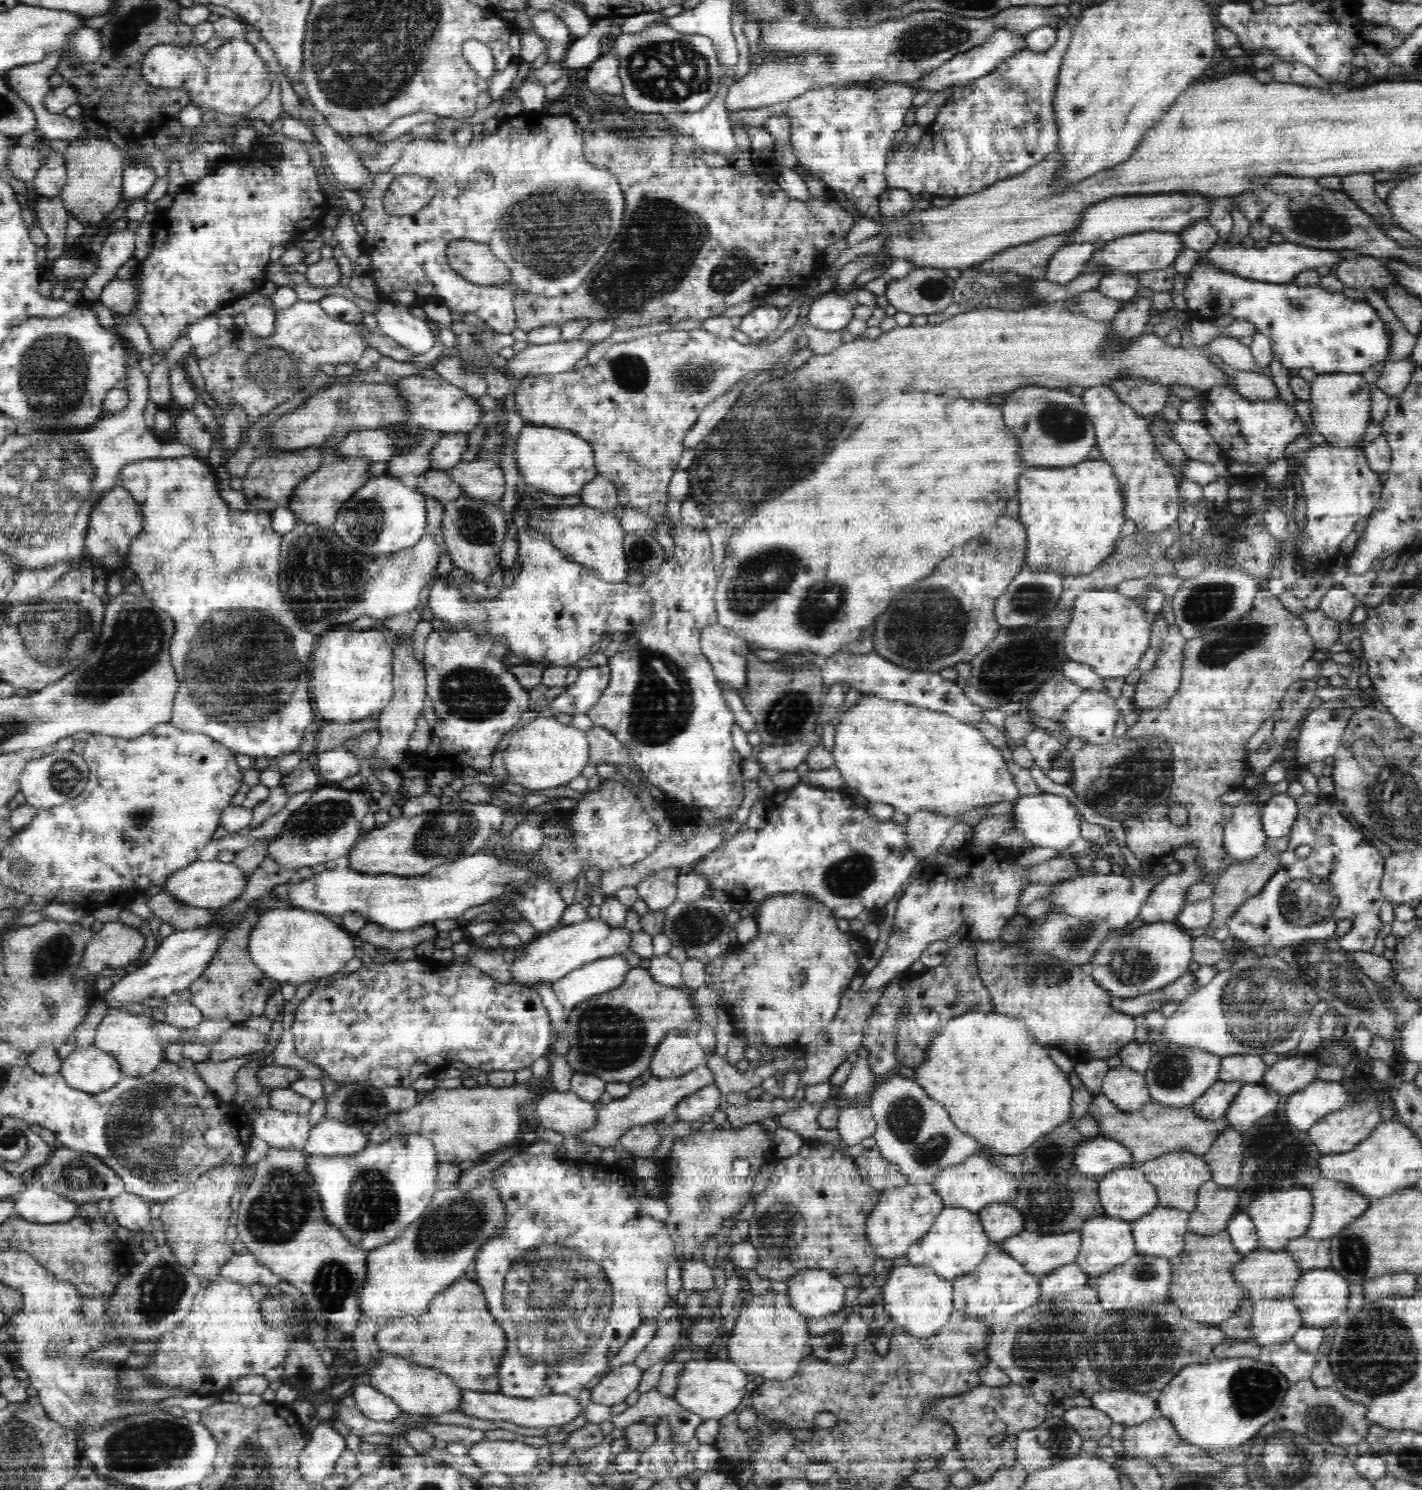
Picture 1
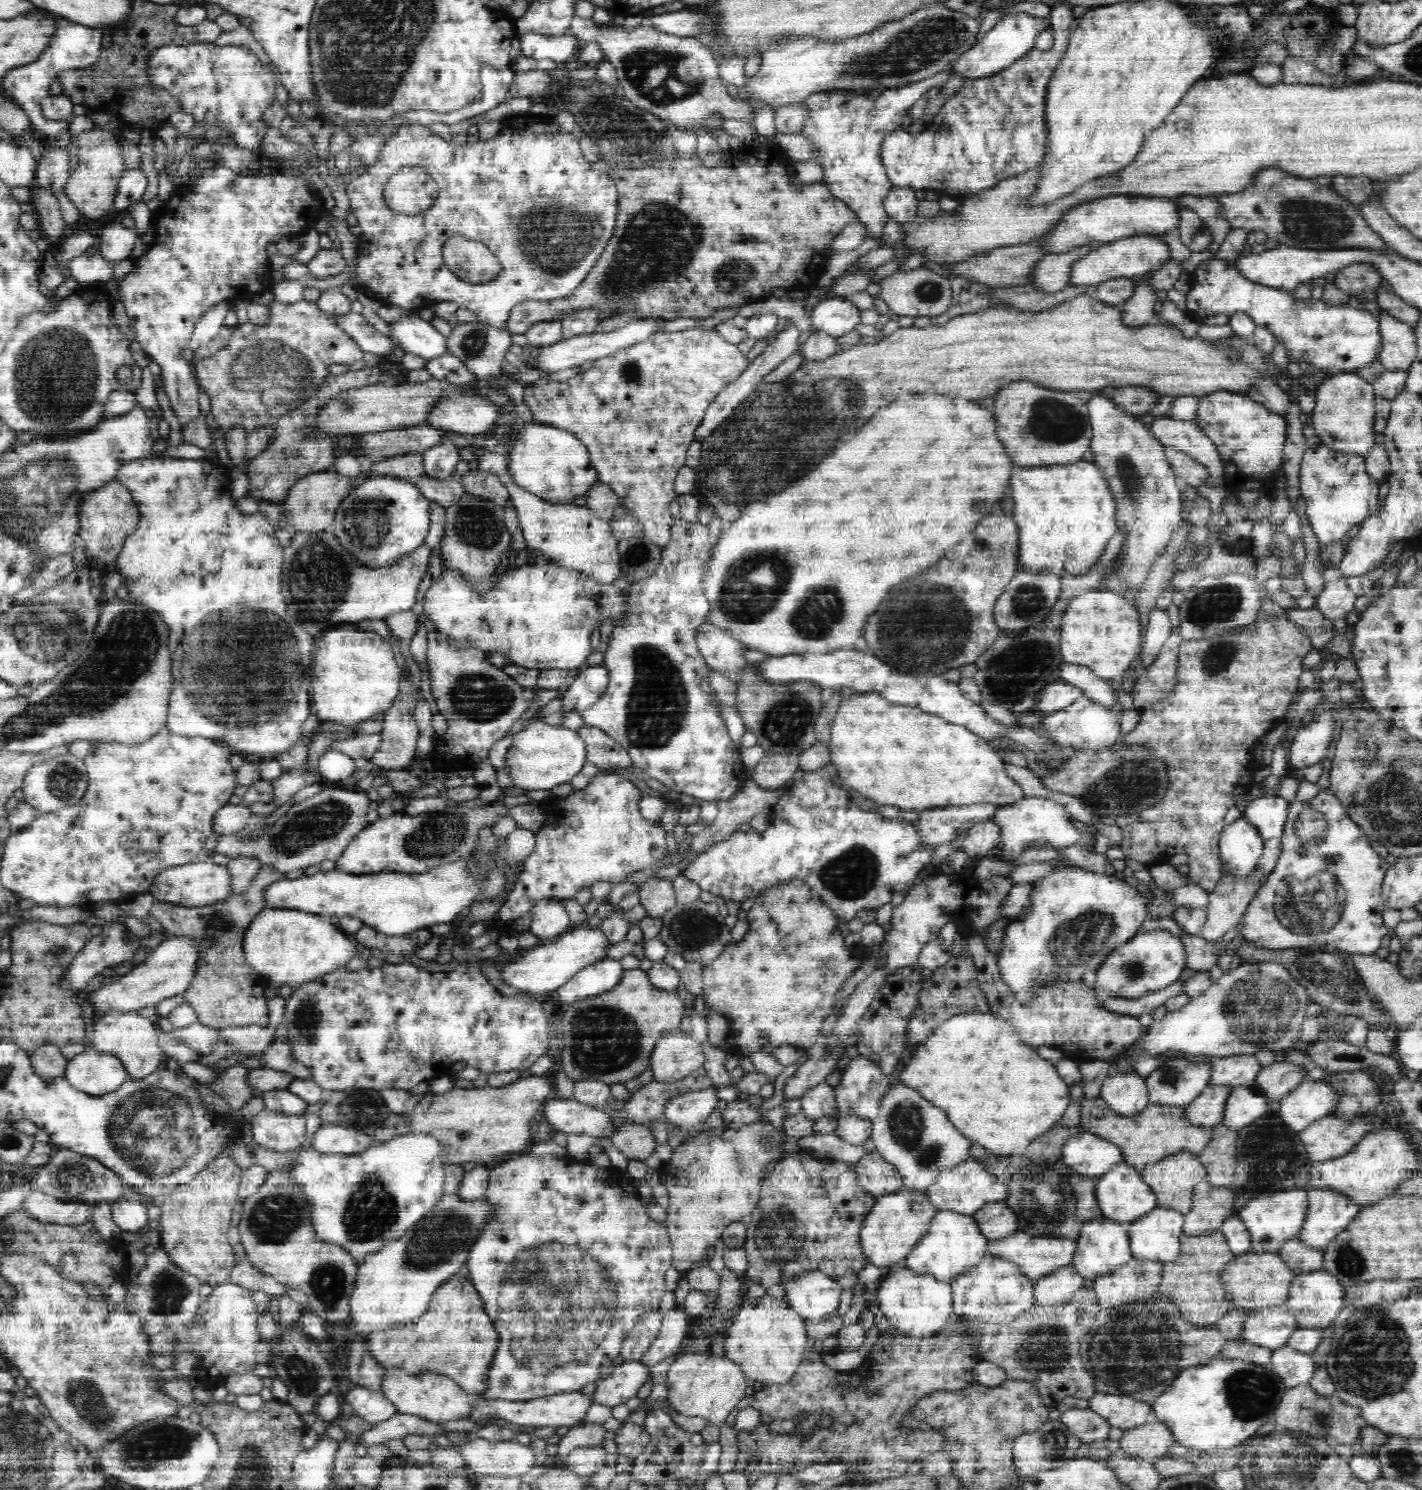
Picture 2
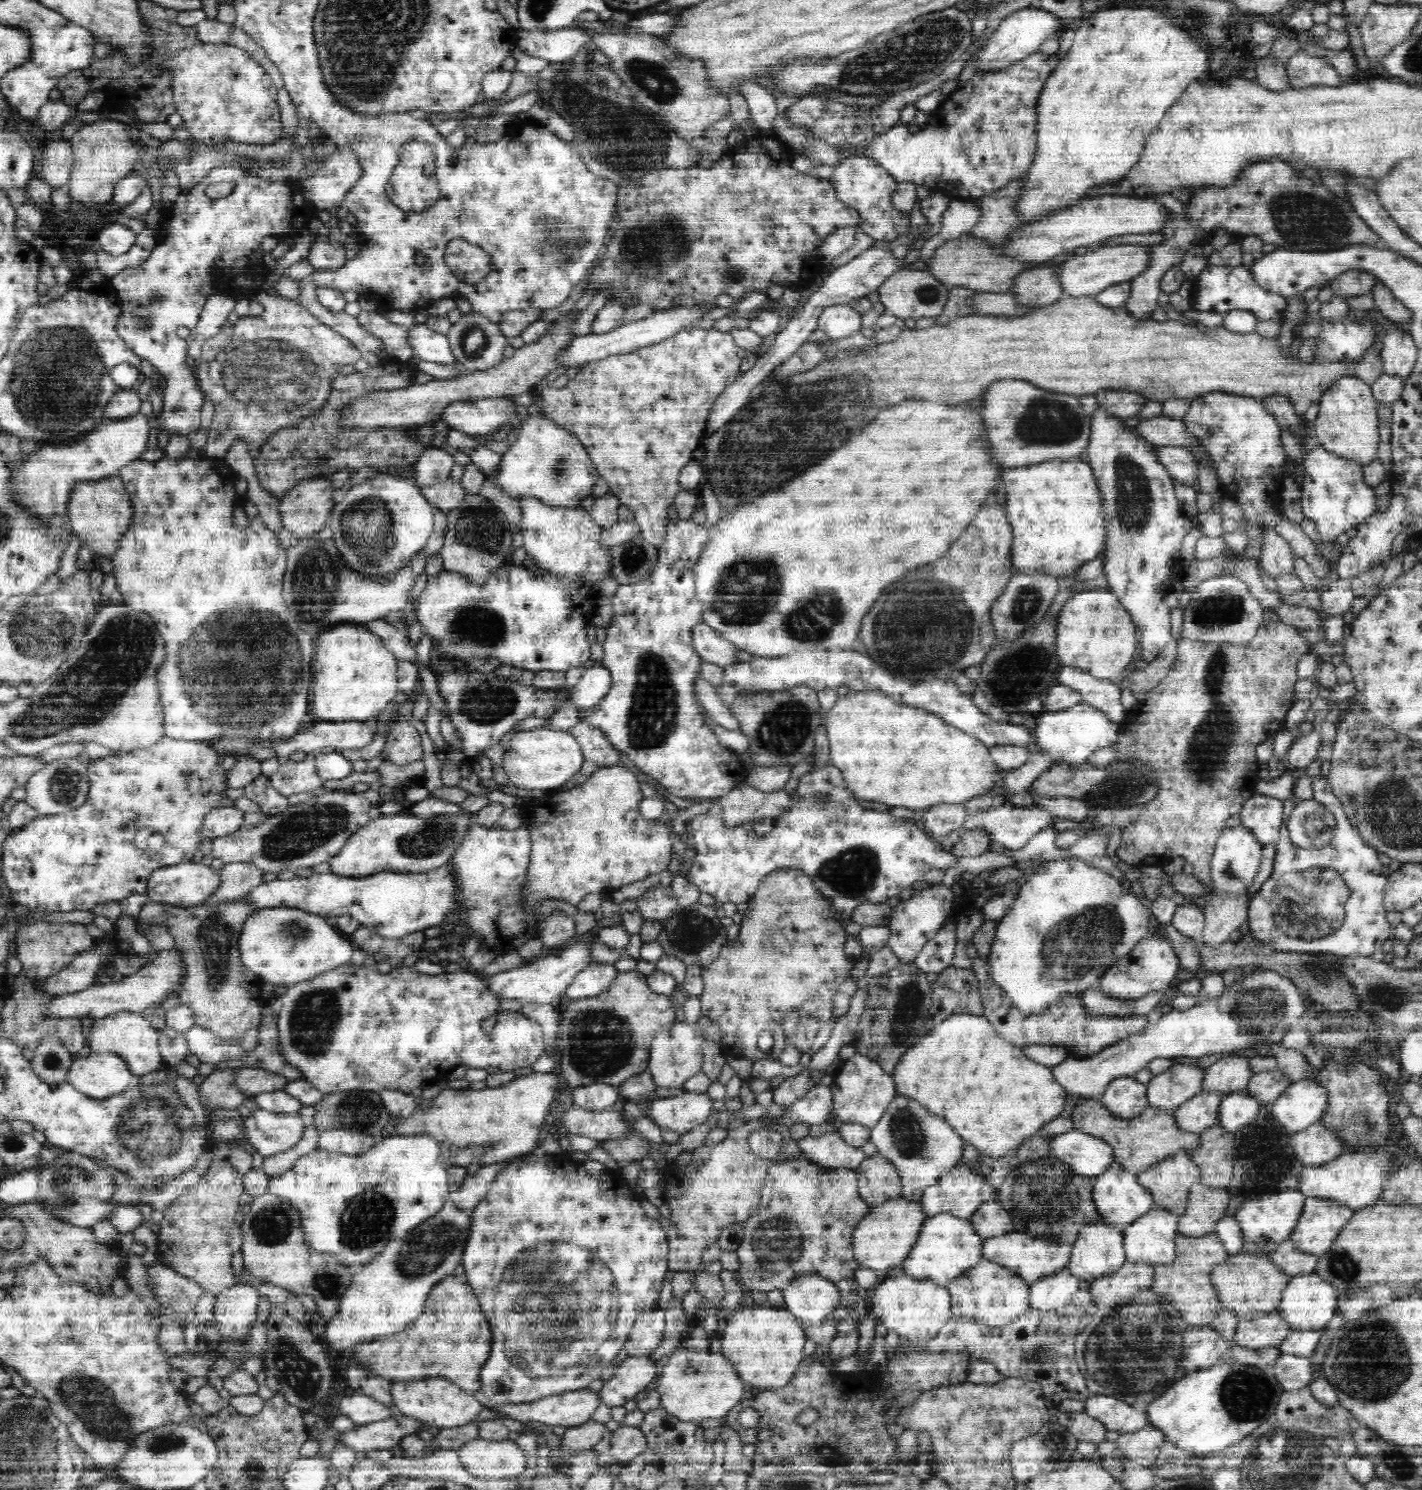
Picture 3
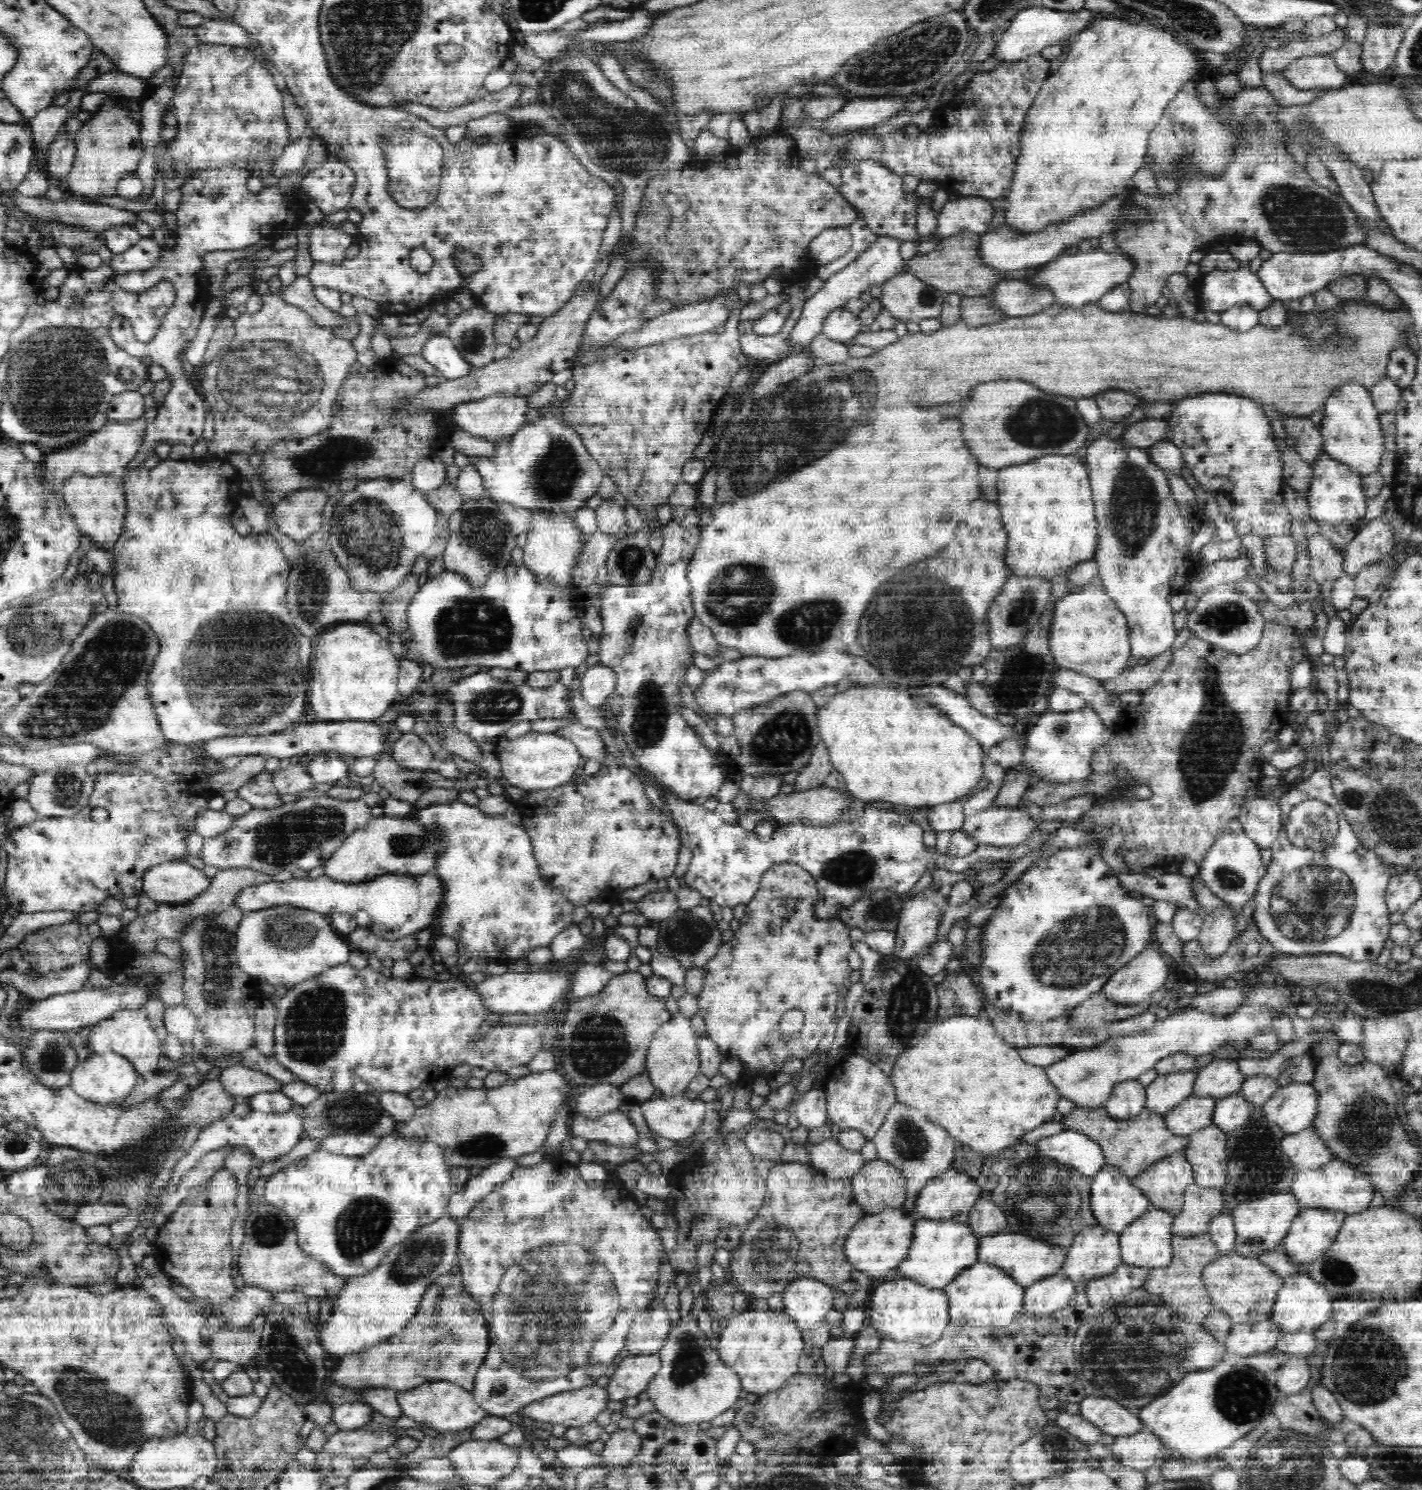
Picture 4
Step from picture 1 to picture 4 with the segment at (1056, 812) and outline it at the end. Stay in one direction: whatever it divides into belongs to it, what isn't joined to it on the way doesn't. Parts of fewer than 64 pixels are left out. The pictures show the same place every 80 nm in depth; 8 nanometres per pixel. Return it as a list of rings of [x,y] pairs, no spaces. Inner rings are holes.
[[[992,806],[965,817],[962,830],[979,846],[1014,846],[1026,840],[1038,824],[1024,806]]]

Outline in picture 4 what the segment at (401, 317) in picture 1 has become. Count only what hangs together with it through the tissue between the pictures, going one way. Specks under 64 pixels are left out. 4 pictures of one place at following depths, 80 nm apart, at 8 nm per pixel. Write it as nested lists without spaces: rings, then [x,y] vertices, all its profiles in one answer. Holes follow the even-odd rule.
[[[445,334],[428,337],[421,346],[421,354],[446,380],[456,380],[476,369],[462,357],[463,354]]]

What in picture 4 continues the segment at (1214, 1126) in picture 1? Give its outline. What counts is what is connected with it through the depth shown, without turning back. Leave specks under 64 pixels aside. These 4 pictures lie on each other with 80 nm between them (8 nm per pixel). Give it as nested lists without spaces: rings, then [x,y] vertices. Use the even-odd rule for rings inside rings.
[[[1103,1107],[1094,1110],[1076,1108],[1072,1113],[1064,1116],[1061,1123],[1066,1130],[1082,1132],[1099,1142],[1106,1155],[1106,1164],[1115,1165],[1128,1177],[1133,1178],[1157,1160],[1184,1150],[1191,1143],[1190,1135],[1179,1136],[1171,1132],[1171,1129],[1167,1128],[1166,1120],[1166,1116],[1151,1113],[1148,1108],[1132,1119],[1115,1120]]]

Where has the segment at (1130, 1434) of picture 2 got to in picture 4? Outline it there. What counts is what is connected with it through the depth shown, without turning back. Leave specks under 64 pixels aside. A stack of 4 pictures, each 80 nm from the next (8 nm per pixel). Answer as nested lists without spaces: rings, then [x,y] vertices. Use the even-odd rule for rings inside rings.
[[[1140,1430],[1130,1436],[1115,1437],[1111,1444],[1111,1454],[1124,1466],[1146,1471],[1150,1466],[1154,1466],[1162,1446],[1159,1436],[1150,1431]]]

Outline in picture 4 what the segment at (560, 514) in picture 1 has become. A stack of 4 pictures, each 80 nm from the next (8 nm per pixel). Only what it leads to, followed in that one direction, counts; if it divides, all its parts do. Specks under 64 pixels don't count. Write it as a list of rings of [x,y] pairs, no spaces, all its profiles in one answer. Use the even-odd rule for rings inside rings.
[[[532,512],[530,530],[526,532],[527,540],[523,548],[523,567],[528,569],[539,582],[566,584],[571,582],[571,574],[577,556],[588,540],[588,536],[582,535],[578,525],[574,522],[574,516],[554,516],[547,512]]]

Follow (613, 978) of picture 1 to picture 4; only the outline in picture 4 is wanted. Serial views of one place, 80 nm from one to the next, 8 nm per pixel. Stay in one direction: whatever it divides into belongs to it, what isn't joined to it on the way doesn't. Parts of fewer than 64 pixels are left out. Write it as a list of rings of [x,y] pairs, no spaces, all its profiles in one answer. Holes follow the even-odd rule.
[[[584,963],[572,977],[569,988],[578,999],[598,994],[614,976],[603,965]]]

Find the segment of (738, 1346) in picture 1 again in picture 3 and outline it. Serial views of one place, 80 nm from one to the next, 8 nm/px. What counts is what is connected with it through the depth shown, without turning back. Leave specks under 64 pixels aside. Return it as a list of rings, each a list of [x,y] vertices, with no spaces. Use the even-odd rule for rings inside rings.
[[[770,1304],[741,1307],[729,1313],[727,1325],[719,1335],[721,1355],[736,1365],[740,1378],[760,1391],[780,1388],[793,1377],[804,1360],[804,1342],[807,1336],[800,1321],[788,1309]]]

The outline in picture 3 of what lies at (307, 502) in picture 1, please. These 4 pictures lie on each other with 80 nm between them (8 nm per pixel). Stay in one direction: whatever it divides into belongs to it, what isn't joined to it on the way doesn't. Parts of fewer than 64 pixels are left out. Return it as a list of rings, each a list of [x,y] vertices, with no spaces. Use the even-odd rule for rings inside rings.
[[[324,476],[299,481],[281,499],[282,526],[292,532],[294,539],[313,536],[327,524],[334,508],[331,481]]]

